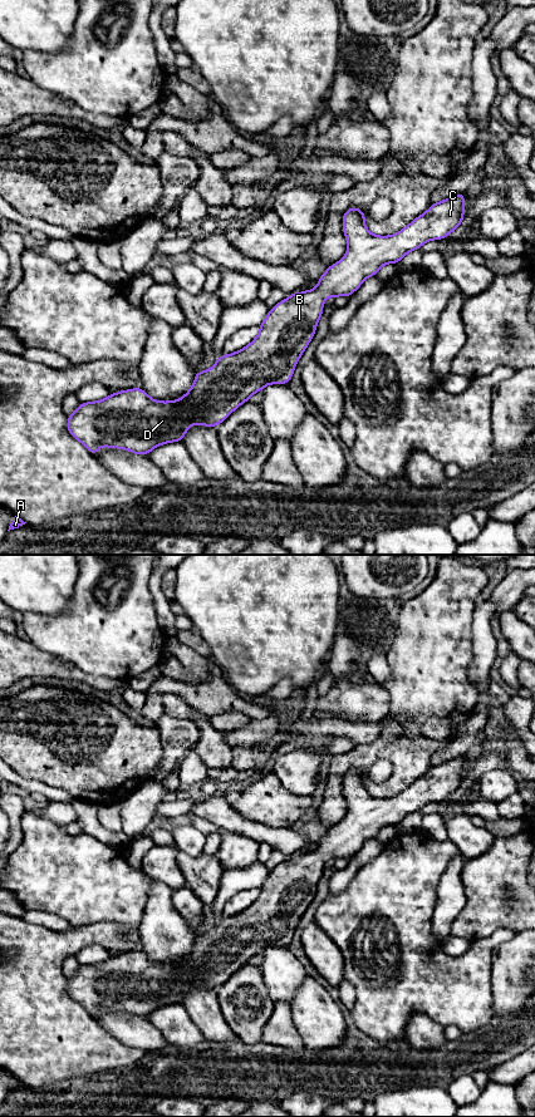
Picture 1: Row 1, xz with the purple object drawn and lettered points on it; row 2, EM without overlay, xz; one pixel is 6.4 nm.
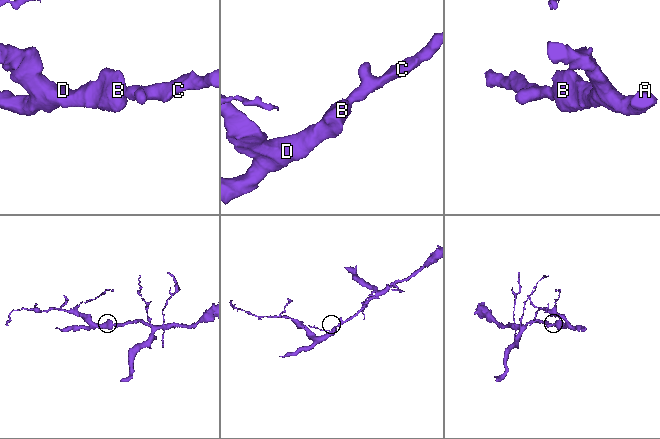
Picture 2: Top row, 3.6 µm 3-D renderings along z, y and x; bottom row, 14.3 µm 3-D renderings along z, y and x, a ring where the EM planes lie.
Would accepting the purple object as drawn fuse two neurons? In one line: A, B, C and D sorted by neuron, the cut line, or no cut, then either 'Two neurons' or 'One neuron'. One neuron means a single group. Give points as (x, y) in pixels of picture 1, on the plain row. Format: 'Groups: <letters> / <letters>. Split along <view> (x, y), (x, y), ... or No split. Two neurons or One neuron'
Groups: A B C D. No split. One neuron

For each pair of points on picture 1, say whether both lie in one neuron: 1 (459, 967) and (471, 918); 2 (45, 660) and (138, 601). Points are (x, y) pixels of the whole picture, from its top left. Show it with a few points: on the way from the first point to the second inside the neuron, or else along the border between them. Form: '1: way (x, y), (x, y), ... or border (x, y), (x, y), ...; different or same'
1: border (499, 931), (471, 943); different
2: border (29, 640), (38, 648), (65, 659), (81, 669); different

